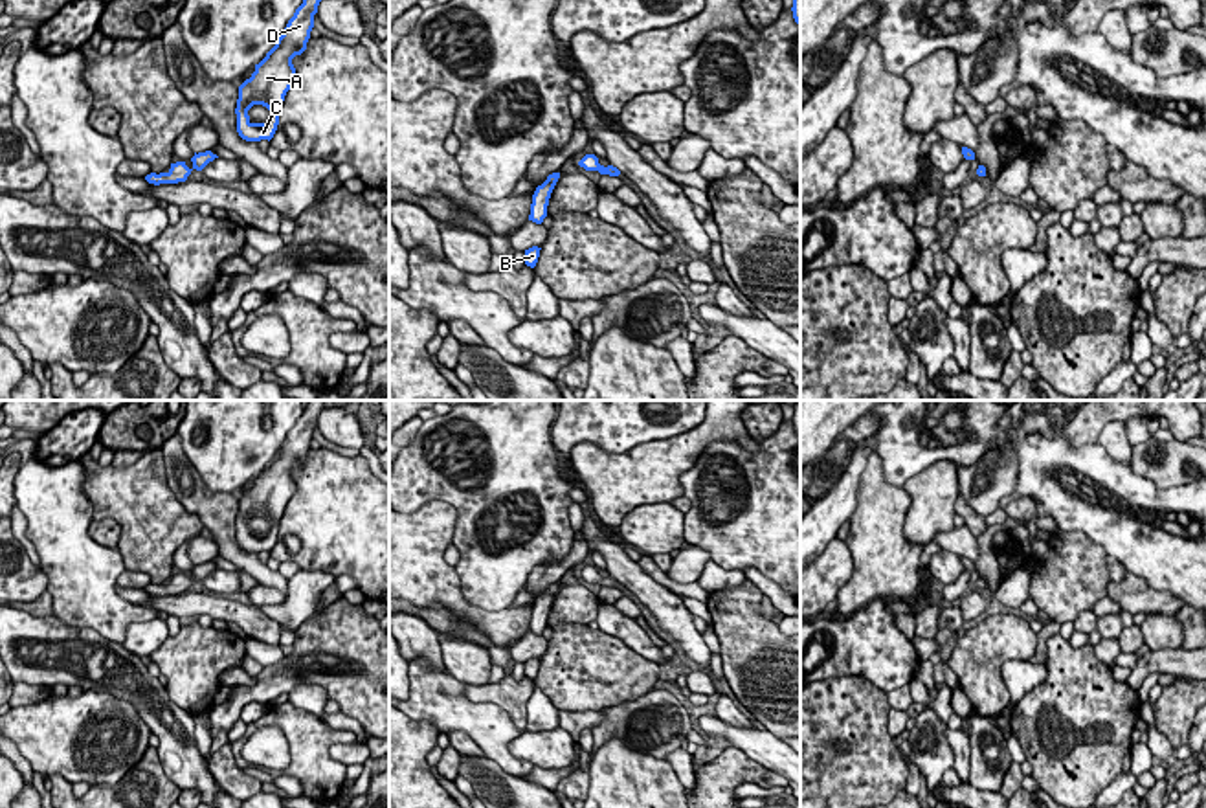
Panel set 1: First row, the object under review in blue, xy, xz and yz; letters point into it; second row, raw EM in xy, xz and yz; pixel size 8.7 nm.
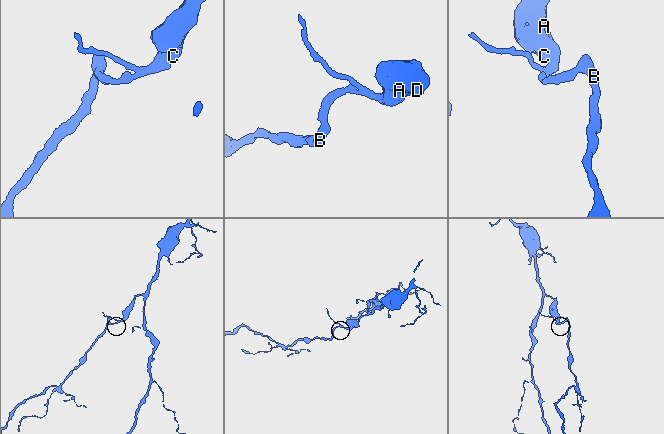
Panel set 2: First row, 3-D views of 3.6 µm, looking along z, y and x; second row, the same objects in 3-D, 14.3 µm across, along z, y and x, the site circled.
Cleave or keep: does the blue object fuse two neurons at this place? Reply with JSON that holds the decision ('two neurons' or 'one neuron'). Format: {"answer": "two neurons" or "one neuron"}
{"answer": "one neuron"}

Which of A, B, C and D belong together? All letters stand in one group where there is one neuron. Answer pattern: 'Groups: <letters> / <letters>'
Groups: A B C D

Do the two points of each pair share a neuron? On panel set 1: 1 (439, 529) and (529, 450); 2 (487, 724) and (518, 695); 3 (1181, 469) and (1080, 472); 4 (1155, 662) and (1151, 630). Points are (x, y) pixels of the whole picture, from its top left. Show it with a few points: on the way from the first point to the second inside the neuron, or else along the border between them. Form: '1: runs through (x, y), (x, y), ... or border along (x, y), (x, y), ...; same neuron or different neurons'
1: border along (412, 515), (445, 500), (456, 511), (452, 542); different neurons
2: border along (463, 691), (472, 702), (498, 704), (522, 731); different neurons
3: border along (1129, 460), (1131, 469), (1159, 489), (1173, 487); different neurons
4: border along (1181, 647), (1151, 650); different neurons

